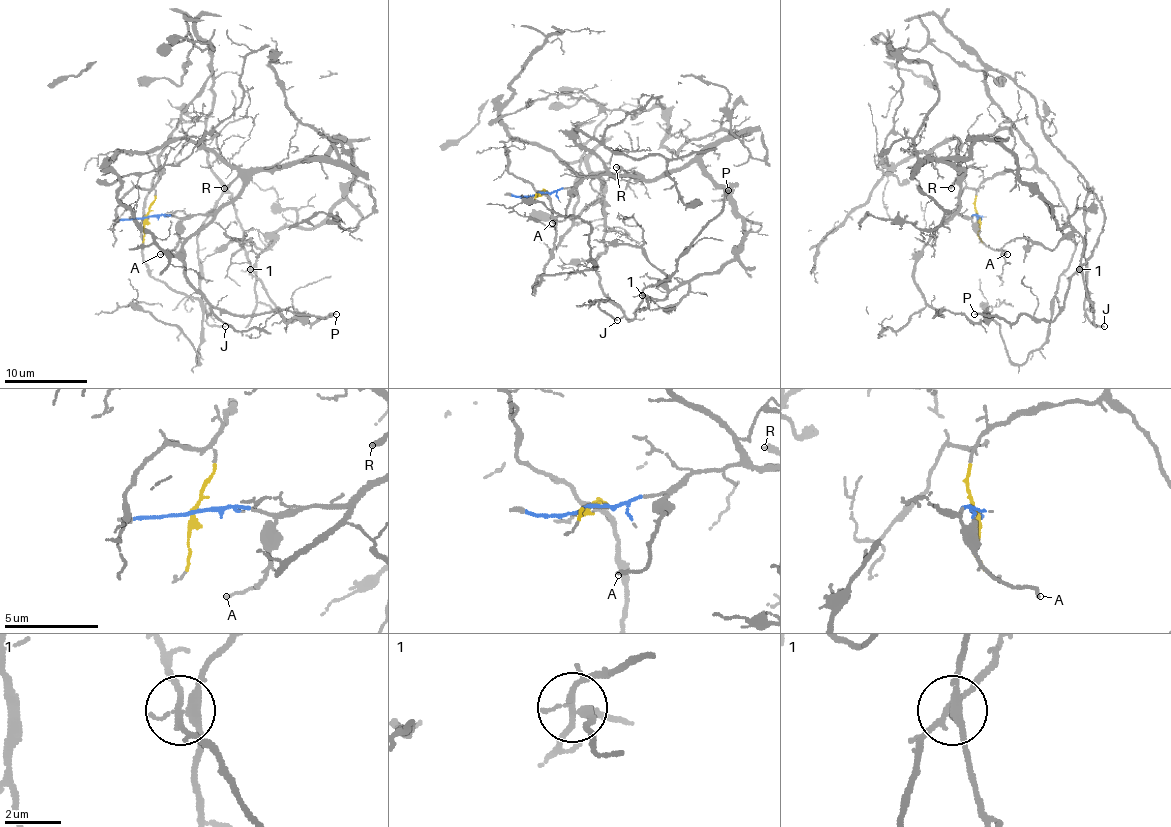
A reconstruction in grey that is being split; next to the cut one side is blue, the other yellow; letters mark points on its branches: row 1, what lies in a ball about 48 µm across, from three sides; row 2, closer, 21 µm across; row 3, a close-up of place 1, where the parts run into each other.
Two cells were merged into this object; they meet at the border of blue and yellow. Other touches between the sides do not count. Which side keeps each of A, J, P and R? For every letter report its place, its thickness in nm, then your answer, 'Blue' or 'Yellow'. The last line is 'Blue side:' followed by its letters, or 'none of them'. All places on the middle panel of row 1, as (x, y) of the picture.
A: Place: (552, 223). Thickness 150 nm. Blue
J: Place: (617, 320). Thickness 160 nm. Yellow
P: Place: (728, 190). Thickness 200 nm. Yellow
R: Place: (616, 167). Thickness 320 nm. Blue
Blue side: A, R

